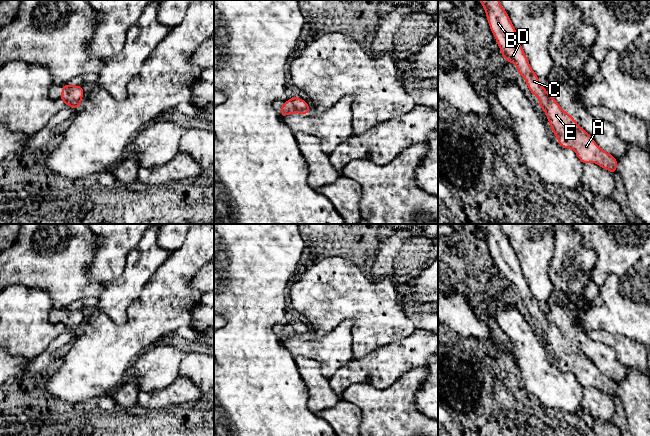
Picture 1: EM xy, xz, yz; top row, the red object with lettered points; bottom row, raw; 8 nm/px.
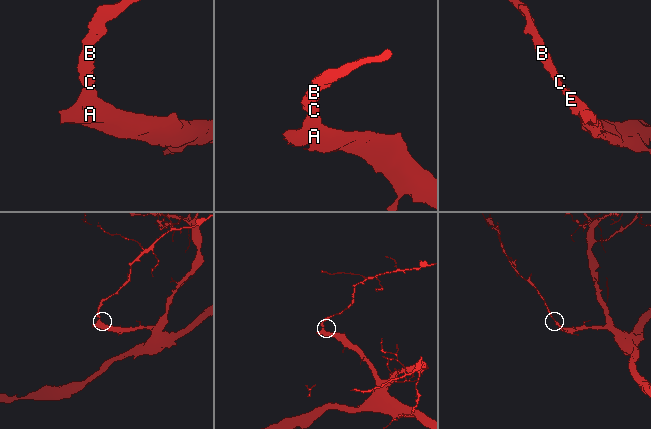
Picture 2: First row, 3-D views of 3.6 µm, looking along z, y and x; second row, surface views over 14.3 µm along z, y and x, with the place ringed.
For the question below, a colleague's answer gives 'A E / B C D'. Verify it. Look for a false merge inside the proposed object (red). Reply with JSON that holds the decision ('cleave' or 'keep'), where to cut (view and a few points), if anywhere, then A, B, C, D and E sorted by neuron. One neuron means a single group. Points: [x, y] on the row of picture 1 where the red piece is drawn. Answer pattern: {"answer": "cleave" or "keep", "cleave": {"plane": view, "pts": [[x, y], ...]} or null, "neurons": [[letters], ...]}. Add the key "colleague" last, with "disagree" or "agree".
{"answer": "keep", "cleave": null, "neurons": [["A", "B", "C", "D", "E"]], "colleague": "disagree"}

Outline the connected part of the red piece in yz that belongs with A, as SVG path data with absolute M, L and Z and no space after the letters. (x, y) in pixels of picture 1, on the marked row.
M479 0L485 9L490 29L500 47L503 58L517 65L531 94L539 98L539 106L547 114L551 130L563 148L571 148L583 164L594 162L602 168L615 173L617 159L602 150L593 138L582 129L574 118L566 113L557 101L547 93L539 78L531 69L522 49L517 32L499 0Z

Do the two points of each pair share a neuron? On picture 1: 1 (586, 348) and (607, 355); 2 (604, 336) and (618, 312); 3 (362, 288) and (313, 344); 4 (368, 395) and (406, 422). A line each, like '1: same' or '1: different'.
1: same
2: different
3: different
4: same

